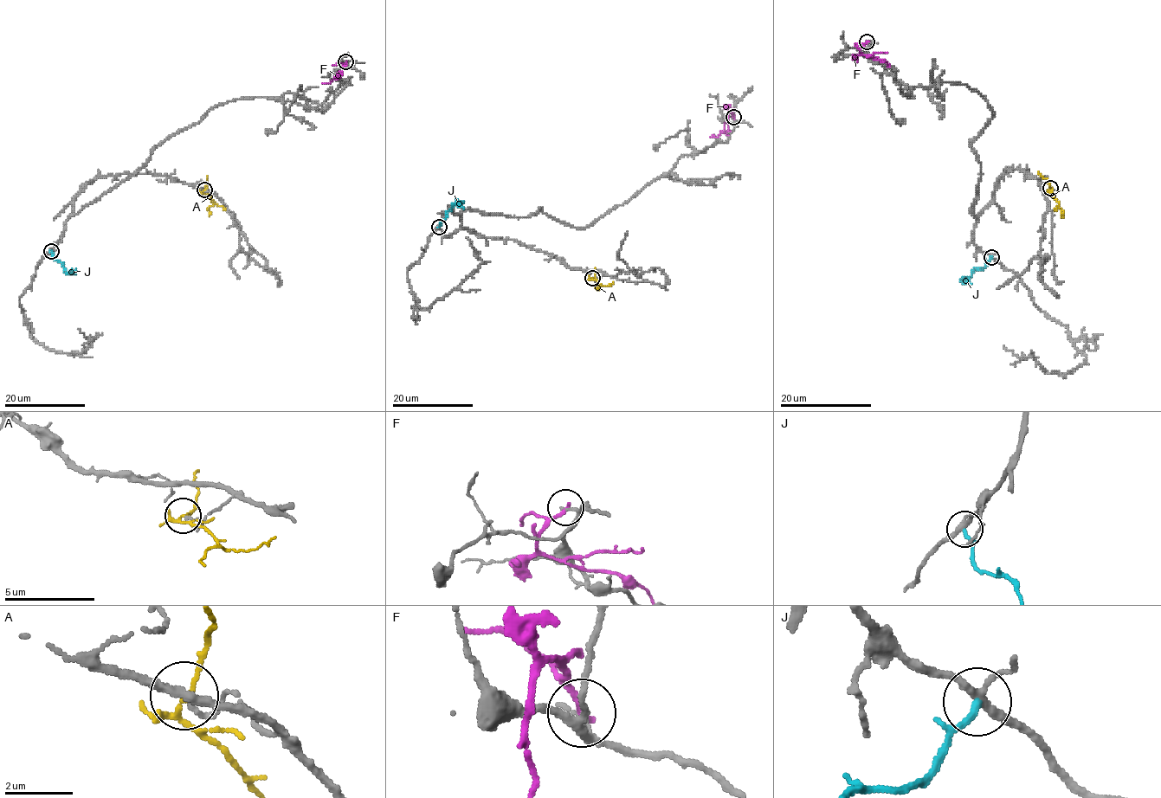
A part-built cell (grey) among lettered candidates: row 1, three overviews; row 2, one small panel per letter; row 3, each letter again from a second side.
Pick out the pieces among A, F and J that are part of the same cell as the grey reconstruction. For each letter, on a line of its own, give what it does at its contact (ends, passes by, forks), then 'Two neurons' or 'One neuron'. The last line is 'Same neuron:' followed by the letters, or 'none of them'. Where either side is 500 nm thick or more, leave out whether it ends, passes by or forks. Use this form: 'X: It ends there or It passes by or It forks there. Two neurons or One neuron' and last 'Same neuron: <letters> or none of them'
A: It forks there. Two neurons
F: It ends there. Two neurons
J: It ends there. Two neurons
Same neuron: none of them

